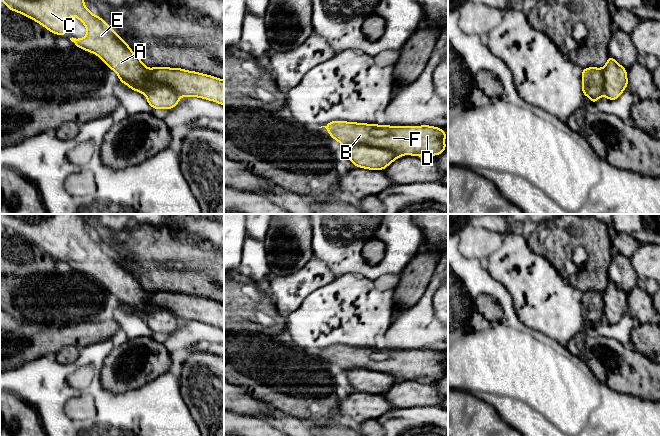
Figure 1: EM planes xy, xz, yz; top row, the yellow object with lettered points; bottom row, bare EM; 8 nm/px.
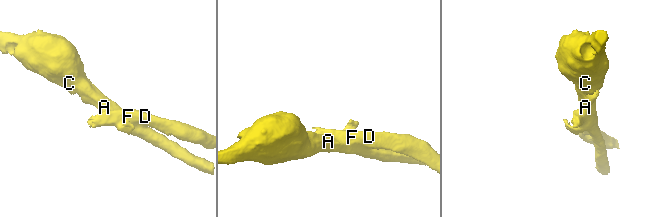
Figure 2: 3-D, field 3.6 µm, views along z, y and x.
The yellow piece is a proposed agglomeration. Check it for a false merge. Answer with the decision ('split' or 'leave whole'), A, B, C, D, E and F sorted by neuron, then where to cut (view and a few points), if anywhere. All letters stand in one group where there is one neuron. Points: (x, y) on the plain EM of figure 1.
split; groups A C E / B D F; cut xz (345, 370), (351, 368), (384, 370), (401, 379)

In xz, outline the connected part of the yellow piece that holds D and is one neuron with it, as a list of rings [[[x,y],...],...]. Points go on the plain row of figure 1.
[[[332,345],[328,346],[326,350],[321,350],[319,352],[325,351],[330,358],[330,360],[337,364],[342,371],[349,370],[351,368],[364,368],[367,370],[374,371],[385,371],[393,374],[399,379],[413,379],[423,381],[425,379],[436,380],[441,378],[446,373],[446,368],[444,363],[447,358],[444,354],[439,351],[433,351],[429,349],[422,350],[389,350],[389,349],[377,349],[377,348],[366,348],[366,347],[356,347],[356,346],[346,346],[346,345]]]

